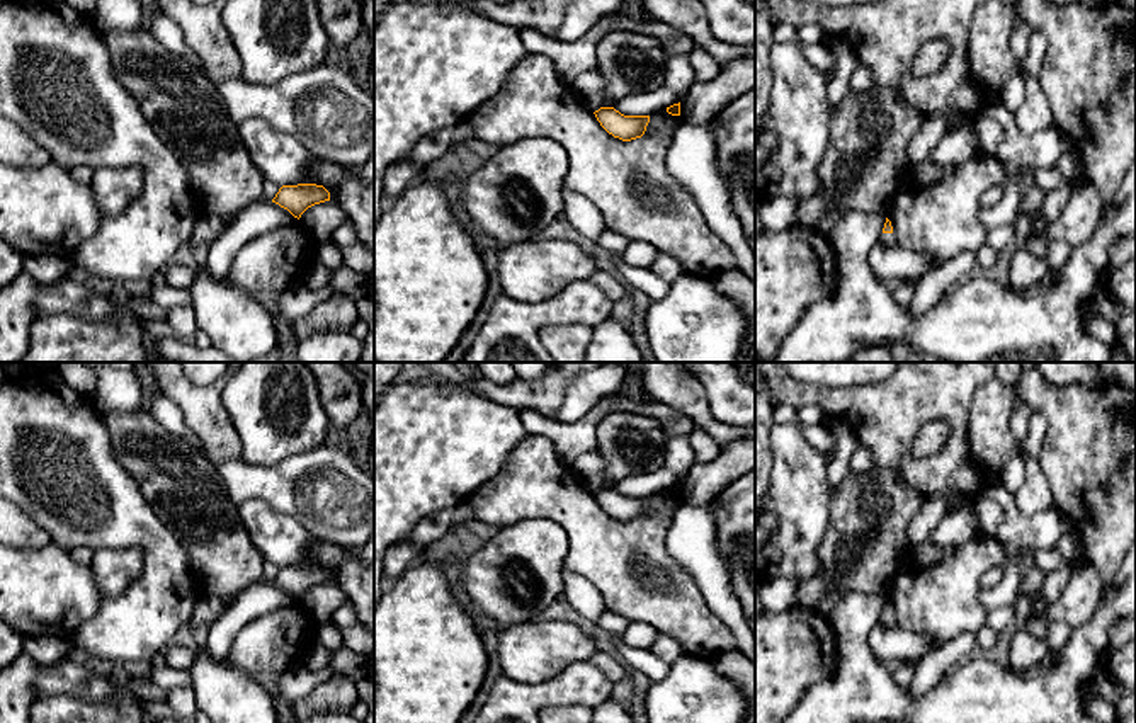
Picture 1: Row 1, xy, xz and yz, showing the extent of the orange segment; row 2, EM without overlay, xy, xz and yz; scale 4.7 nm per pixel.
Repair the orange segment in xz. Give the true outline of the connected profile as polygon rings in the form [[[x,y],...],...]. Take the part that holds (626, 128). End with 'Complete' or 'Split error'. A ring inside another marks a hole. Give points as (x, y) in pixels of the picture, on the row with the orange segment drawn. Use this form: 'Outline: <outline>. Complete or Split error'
Outline: [[[600,107],[594,114],[609,134],[622,141],[641,138],[650,122],[650,116],[624,116],[614,107]]]. Complete

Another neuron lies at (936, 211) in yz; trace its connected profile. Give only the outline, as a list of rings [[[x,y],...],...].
[[[983,151],[952,167],[925,158],[918,165],[905,165],[884,216],[900,247],[930,255],[942,265],[959,253],[986,250],[981,194],[1005,180],[1005,165]]]

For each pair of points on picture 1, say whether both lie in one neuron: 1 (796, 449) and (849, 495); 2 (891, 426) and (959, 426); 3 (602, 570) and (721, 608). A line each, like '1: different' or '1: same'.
1: different
2: same
3: different

